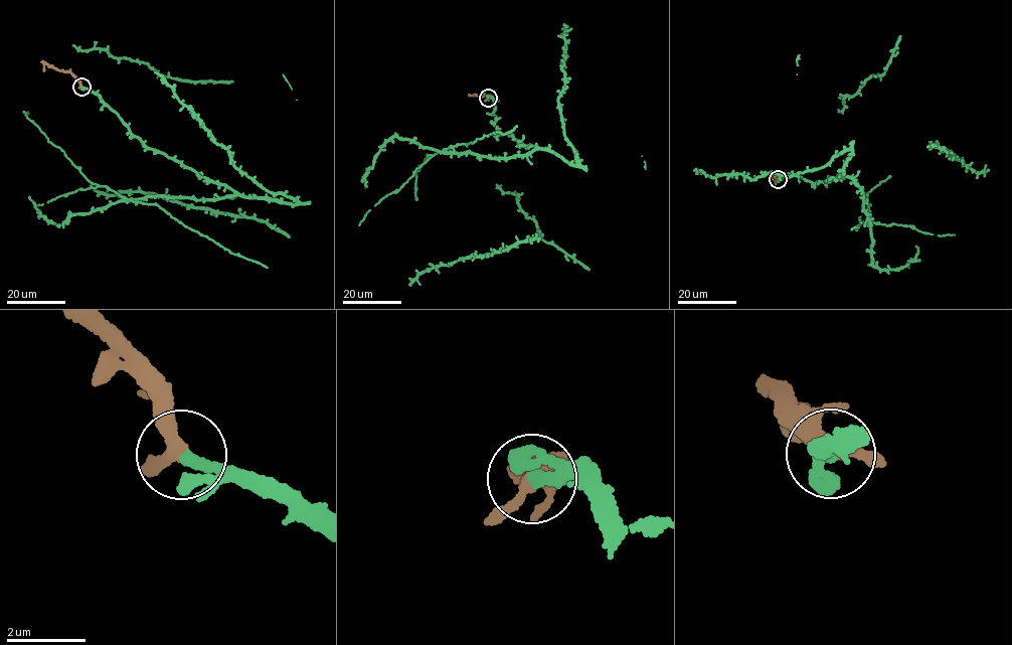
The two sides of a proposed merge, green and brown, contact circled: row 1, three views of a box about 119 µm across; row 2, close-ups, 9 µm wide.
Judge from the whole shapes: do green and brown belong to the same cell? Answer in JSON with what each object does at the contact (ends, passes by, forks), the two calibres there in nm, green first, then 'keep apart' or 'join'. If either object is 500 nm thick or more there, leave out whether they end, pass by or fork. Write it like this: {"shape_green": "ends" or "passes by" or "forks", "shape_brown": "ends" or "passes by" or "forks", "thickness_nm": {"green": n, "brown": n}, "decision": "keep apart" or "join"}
{"shape_green": "ends", "shape_brown": "passes by", "thickness_nm": {"green": 300, "brown": 320}, "decision": "join"}

